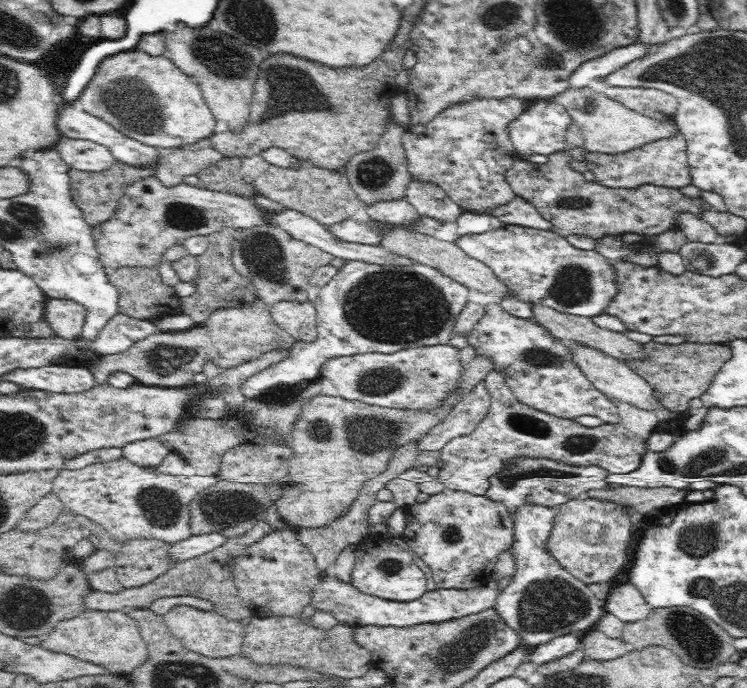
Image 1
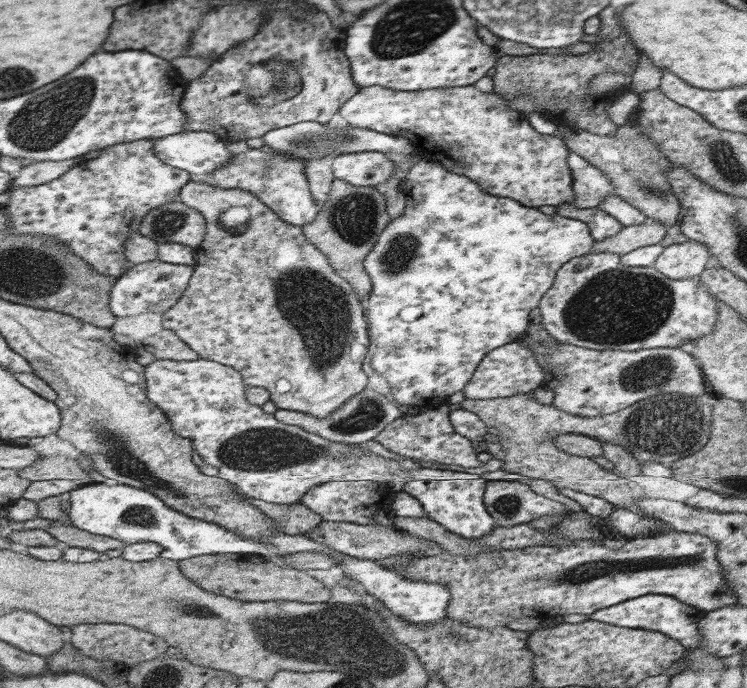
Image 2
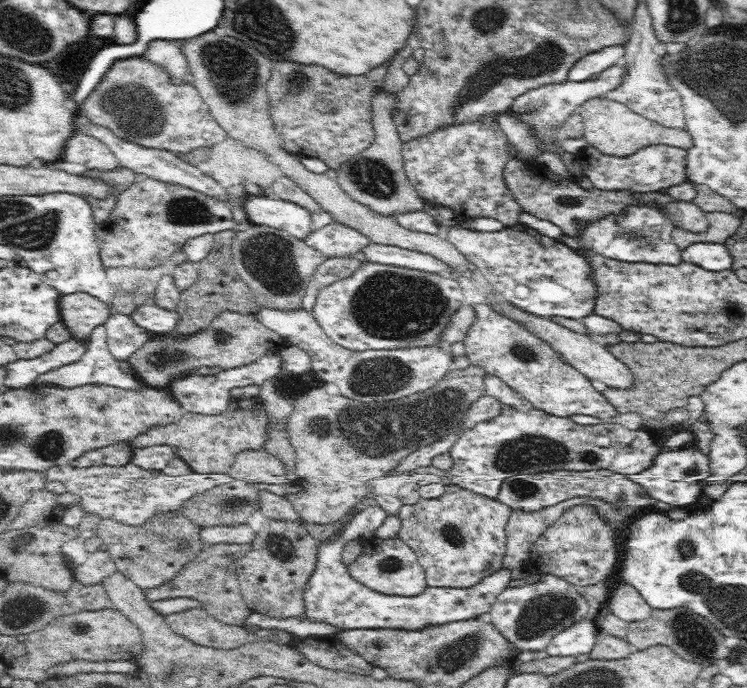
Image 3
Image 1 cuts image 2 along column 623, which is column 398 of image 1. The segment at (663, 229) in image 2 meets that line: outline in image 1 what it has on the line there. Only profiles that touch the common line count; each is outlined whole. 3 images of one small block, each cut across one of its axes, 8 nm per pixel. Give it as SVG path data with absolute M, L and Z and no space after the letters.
M393 227L385 232L379 244L398 256L405 256L406 258L411 258L416 263L438 269L442 274L453 278L455 281L466 286L466 288L478 290L482 294L490 294L492 292L492 294L501 298L508 296L506 283L498 278L486 263L472 258L456 242L442 241L432 236L420 235L418 232L413 232L403 227L396 227L395 229Z

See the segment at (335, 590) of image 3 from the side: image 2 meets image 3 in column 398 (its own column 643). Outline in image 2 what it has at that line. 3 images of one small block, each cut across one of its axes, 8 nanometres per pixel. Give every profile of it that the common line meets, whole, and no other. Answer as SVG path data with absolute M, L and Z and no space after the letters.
M656 593L655 595L644 595L626 600L624 603L615 604L614 607L601 608L594 614L588 615L588 618L624 628L661 632L674 640L680 641L680 644L684 644L684 649L687 652L687 650L696 649L701 638L703 638L699 631L699 624L701 624L705 613L704 610L688 605L676 597Z

